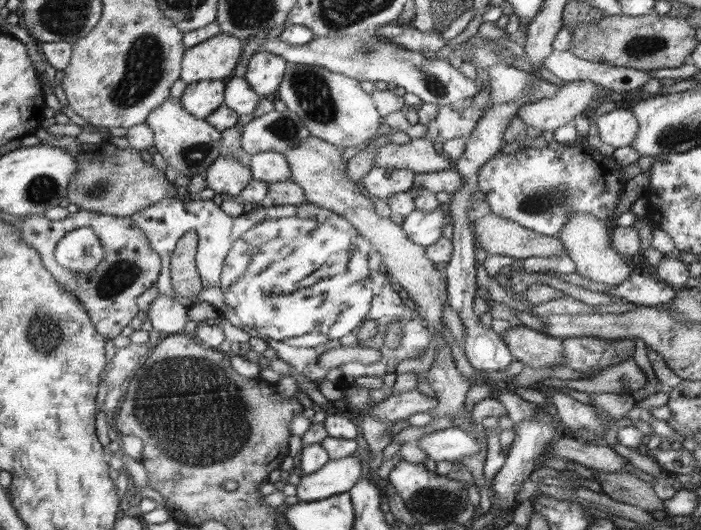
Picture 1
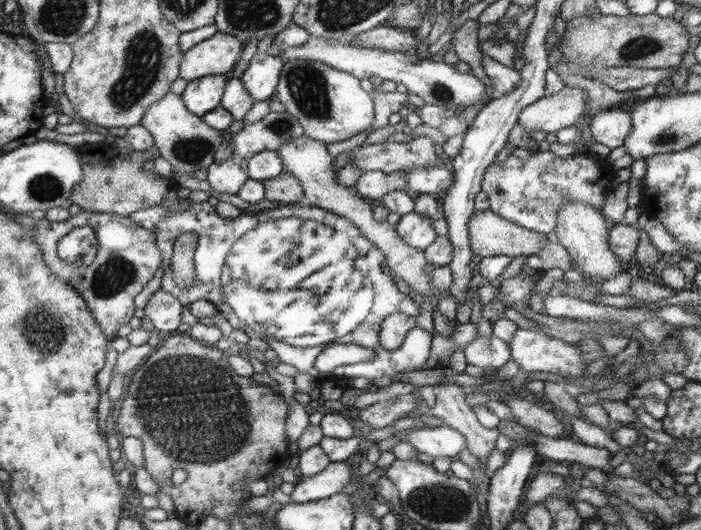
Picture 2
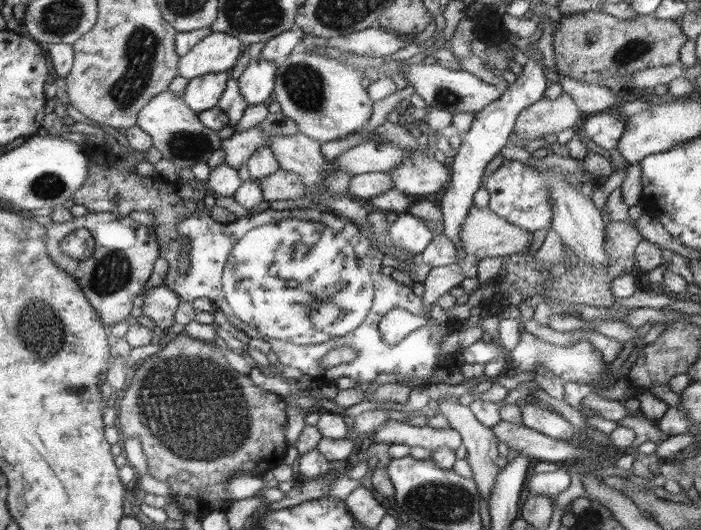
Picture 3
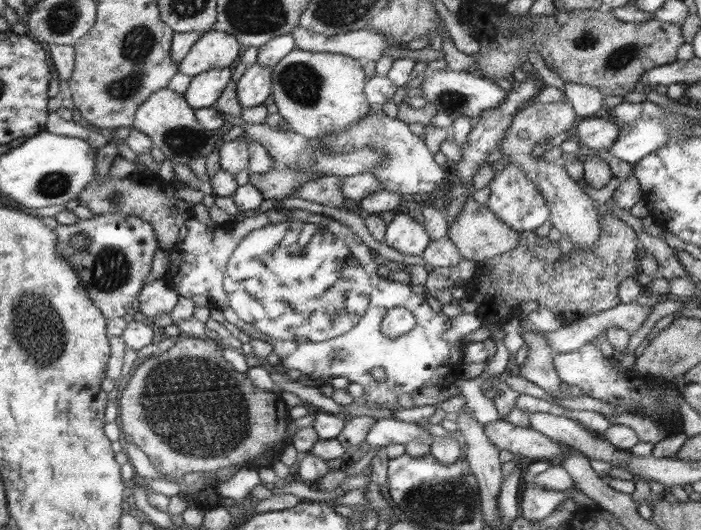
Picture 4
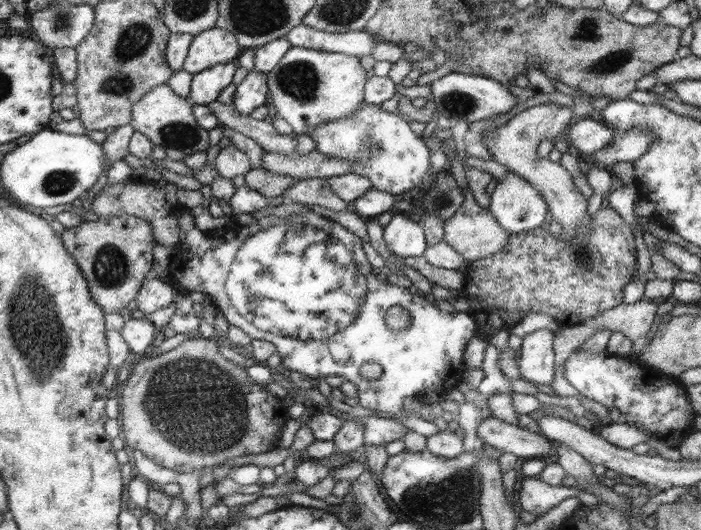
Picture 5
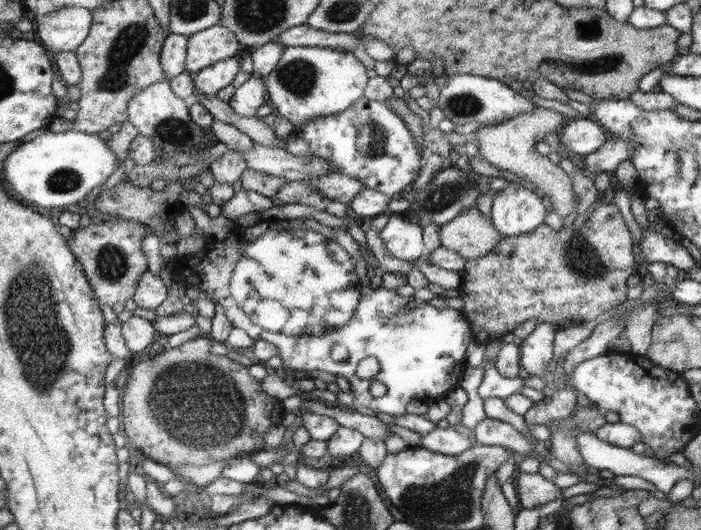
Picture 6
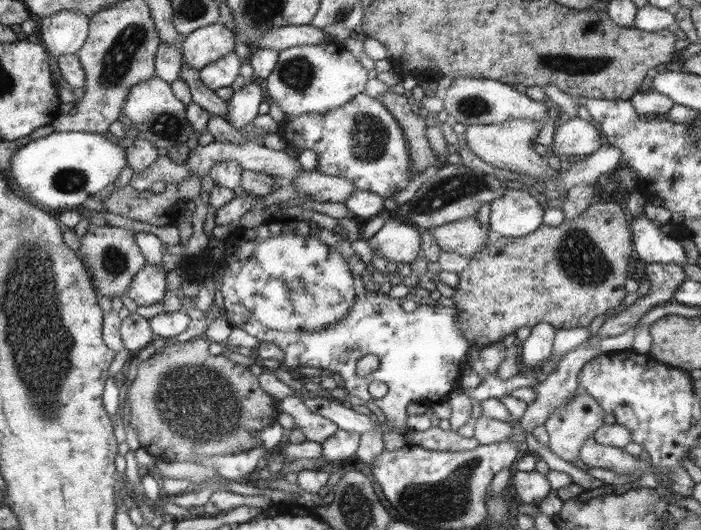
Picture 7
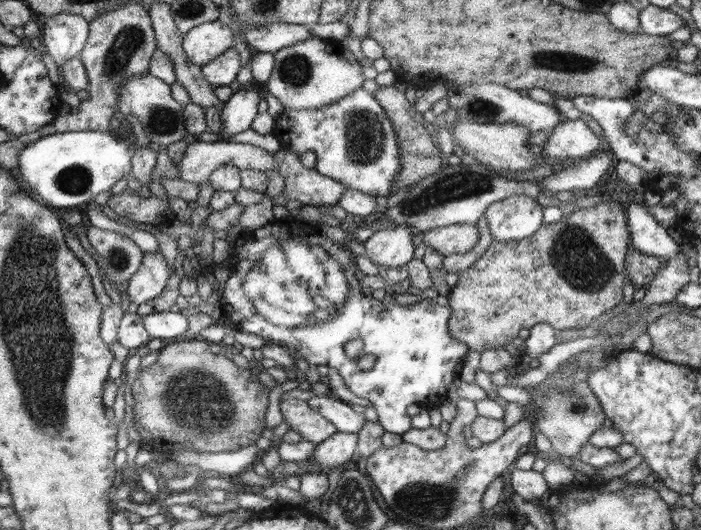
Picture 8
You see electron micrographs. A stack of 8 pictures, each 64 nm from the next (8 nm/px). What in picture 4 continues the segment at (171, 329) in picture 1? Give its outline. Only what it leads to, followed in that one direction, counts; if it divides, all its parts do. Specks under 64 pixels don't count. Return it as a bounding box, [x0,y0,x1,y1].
[137,279,180,321]

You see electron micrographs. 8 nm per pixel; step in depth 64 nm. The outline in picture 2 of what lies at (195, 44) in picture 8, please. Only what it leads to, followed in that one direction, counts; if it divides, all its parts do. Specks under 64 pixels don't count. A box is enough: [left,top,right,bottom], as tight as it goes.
[179,31,244,82]

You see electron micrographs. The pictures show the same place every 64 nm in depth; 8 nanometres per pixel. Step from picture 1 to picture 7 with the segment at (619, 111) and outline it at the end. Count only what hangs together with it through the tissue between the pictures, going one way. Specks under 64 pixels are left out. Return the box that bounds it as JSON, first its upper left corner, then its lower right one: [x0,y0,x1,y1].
[552,117,606,159]

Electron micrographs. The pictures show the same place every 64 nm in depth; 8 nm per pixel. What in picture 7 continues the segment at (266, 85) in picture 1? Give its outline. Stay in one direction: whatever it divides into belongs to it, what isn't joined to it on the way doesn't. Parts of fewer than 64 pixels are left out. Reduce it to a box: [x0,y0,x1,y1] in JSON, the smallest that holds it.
[225,80,267,132]

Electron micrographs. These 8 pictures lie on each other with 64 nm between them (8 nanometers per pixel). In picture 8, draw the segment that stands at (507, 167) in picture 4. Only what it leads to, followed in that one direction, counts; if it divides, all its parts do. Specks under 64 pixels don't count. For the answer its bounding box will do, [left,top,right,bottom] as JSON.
[484,194,544,242]

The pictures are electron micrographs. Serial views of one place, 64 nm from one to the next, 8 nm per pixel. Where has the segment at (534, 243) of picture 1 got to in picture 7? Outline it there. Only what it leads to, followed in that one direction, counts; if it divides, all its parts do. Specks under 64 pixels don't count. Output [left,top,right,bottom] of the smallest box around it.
[431,216,495,258]

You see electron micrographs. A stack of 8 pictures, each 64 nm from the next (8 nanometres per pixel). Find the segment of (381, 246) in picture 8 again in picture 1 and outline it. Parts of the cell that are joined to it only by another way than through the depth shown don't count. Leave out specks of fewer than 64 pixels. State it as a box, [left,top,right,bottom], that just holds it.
[401,205,449,246]

